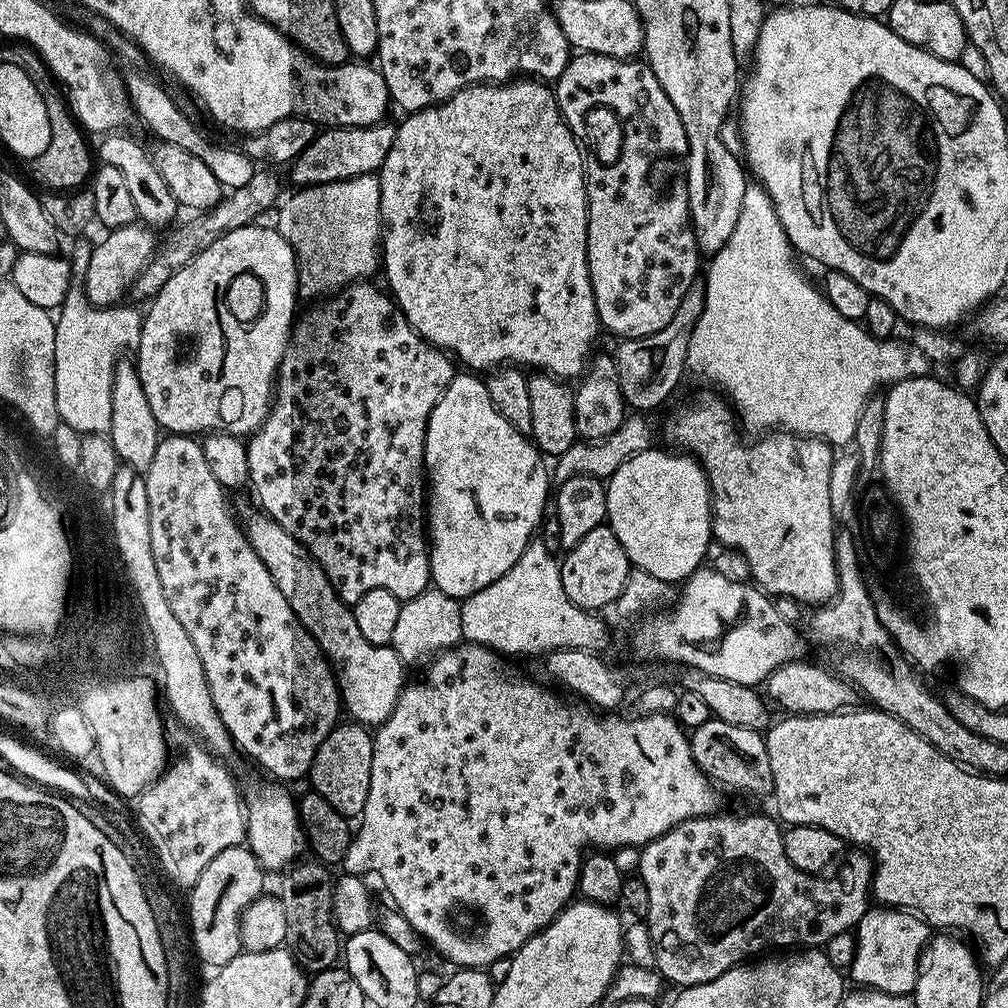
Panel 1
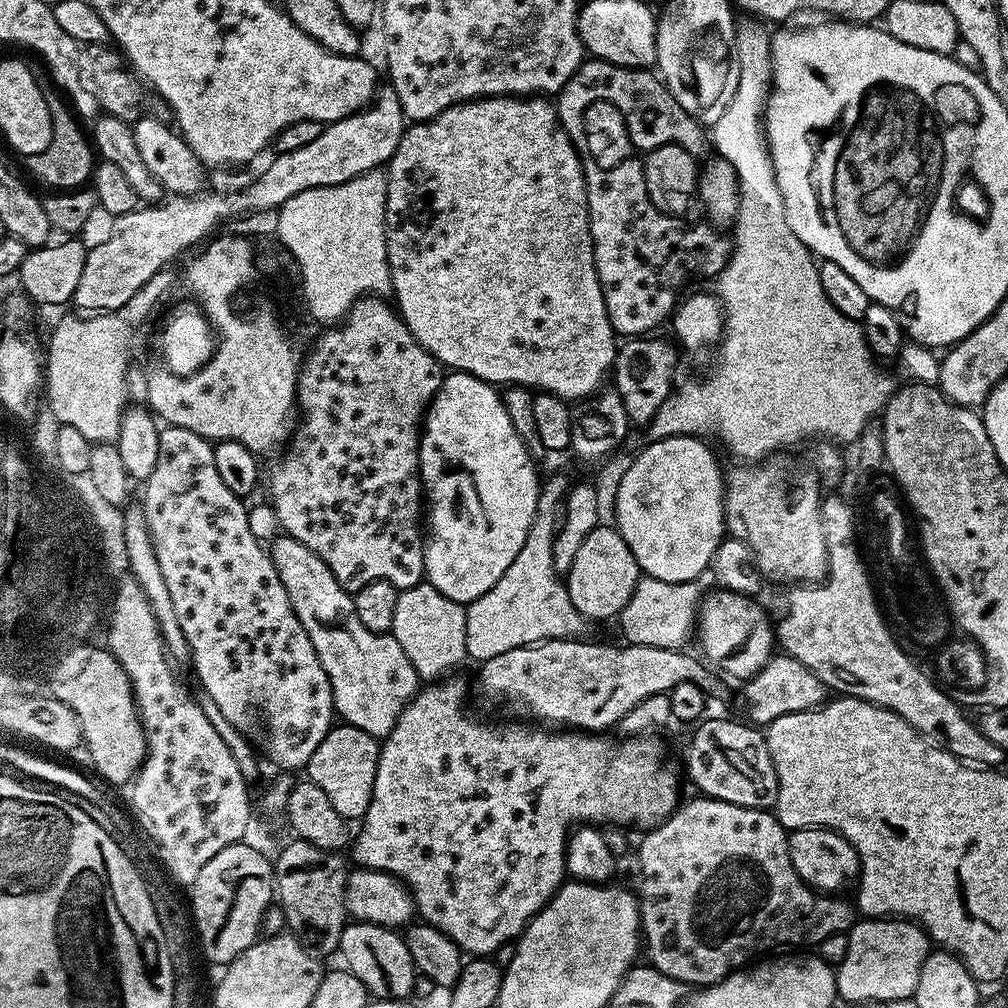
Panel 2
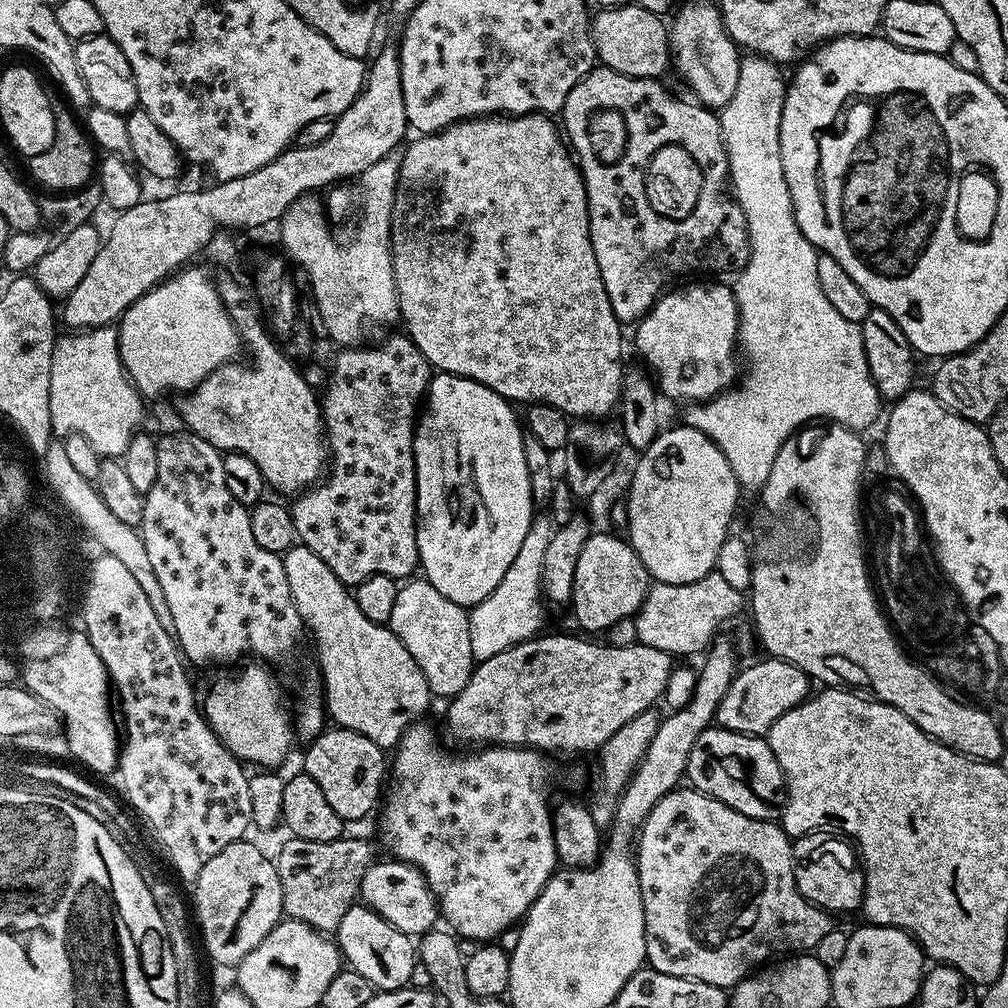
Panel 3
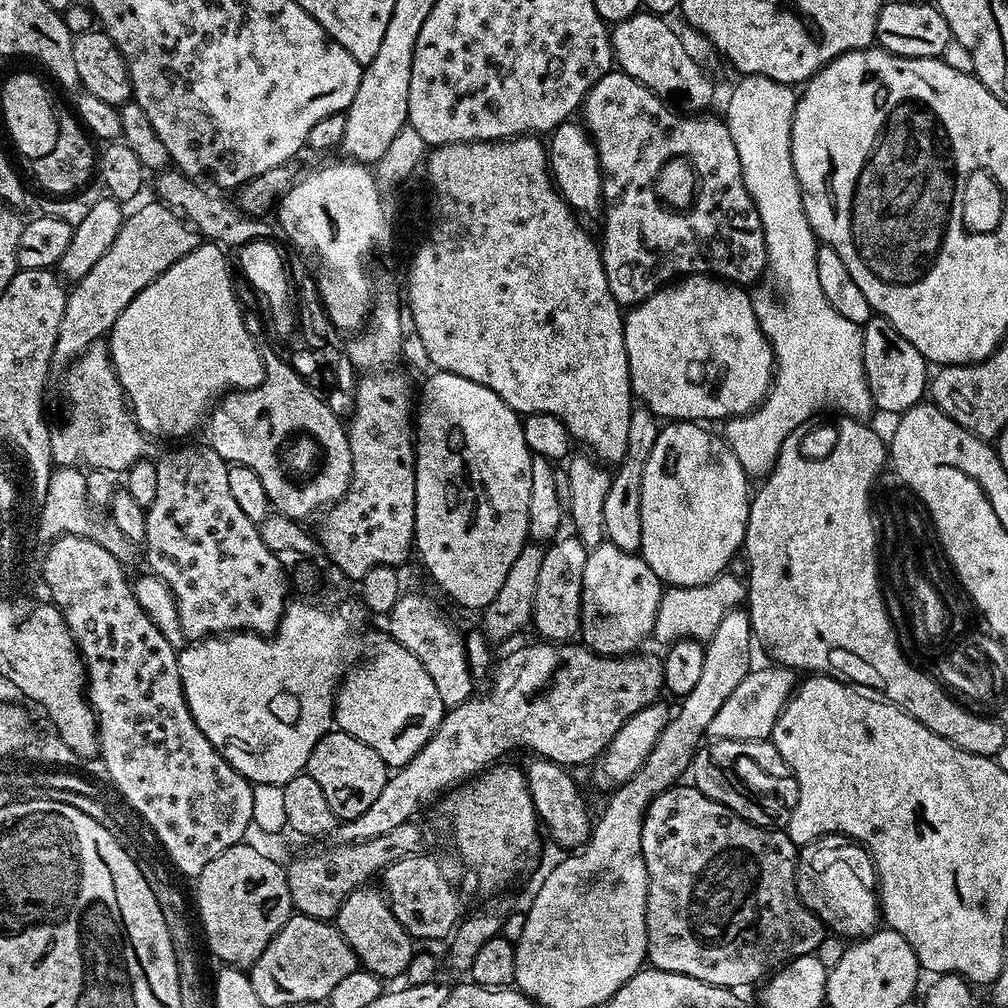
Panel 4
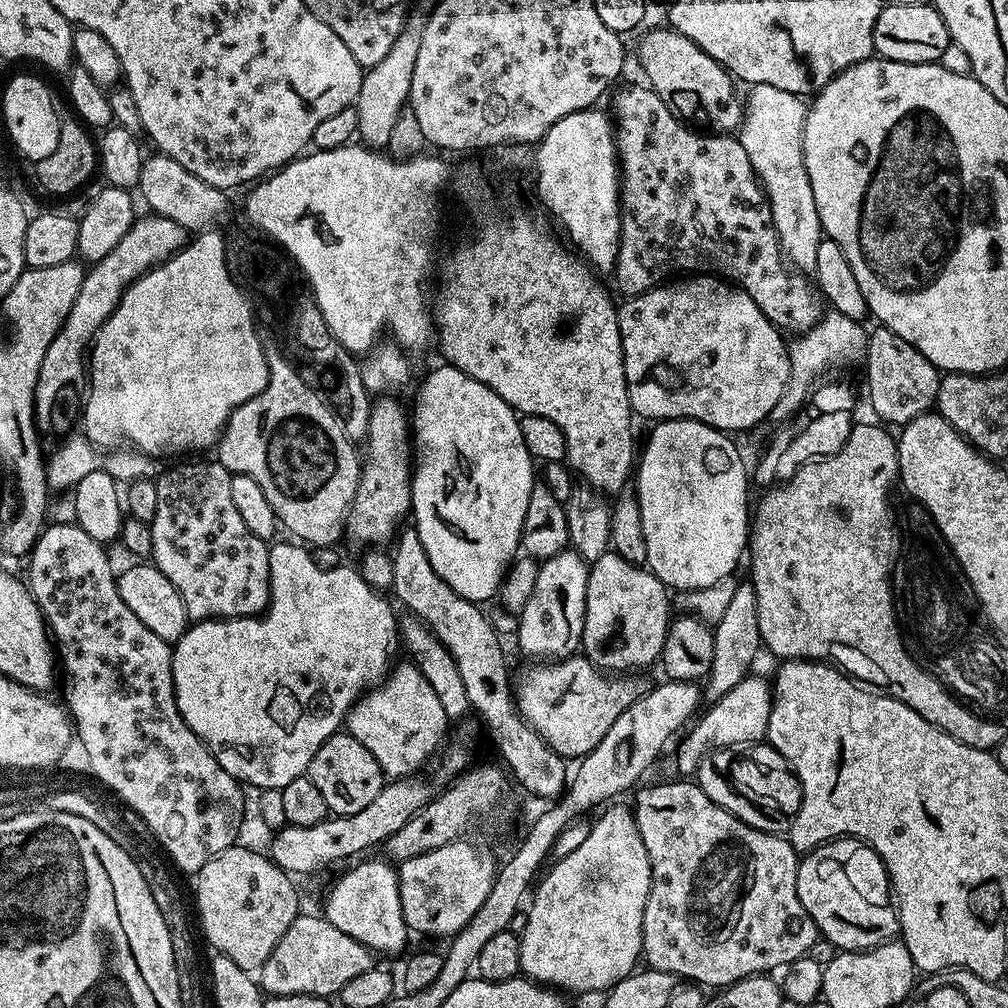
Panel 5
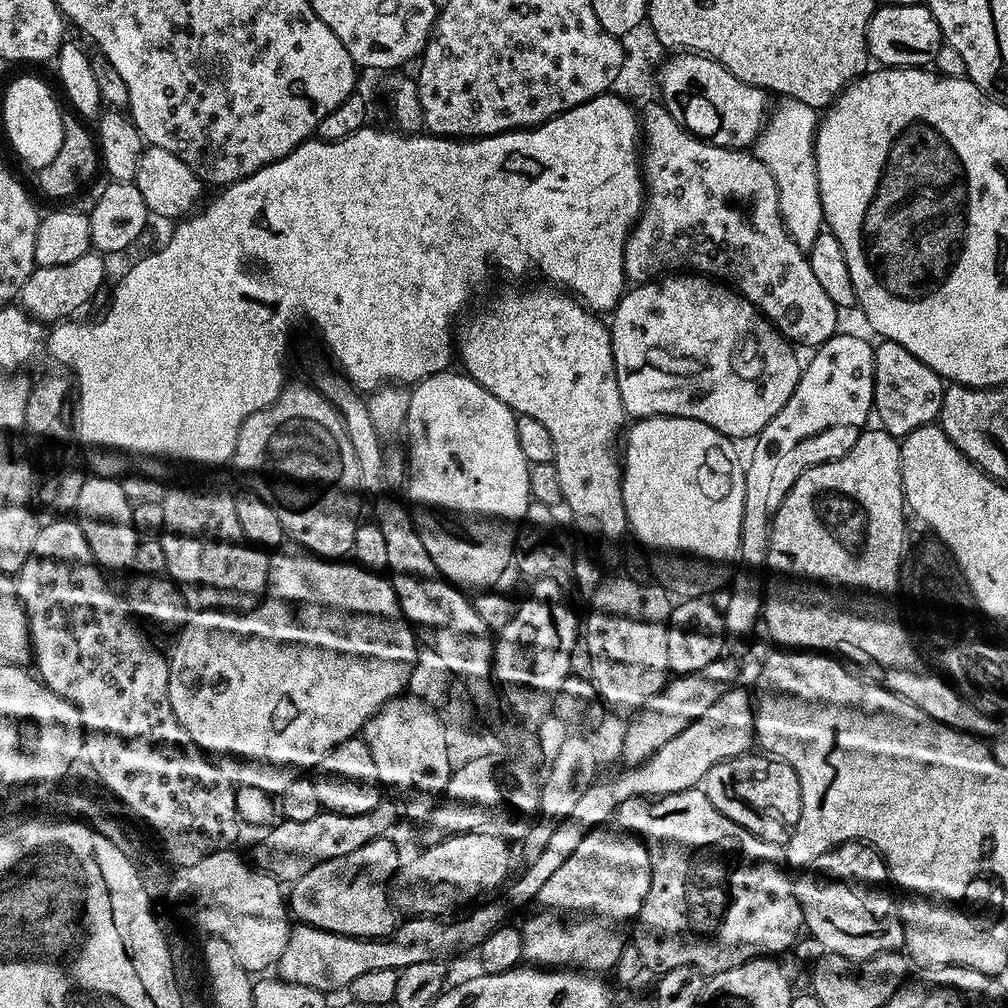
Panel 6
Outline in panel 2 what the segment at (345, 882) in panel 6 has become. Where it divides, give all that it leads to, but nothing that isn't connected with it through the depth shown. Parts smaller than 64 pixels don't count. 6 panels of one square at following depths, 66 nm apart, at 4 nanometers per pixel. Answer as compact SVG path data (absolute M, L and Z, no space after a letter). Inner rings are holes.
M345 923L338 952L339 955L344 955L343 963L347 971L362 978L366 990L373 997L381 1000L403 1000L413 995L418 971L399 931L383 928L381 924Z

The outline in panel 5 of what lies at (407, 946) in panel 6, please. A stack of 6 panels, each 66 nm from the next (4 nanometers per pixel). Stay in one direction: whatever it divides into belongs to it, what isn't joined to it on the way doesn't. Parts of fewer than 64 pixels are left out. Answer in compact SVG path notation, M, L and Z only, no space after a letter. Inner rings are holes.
M301 914L282 934L278 946L266 958L258 973L258 983L268 996L322 996L335 997L357 974L374 967L374 953L362 942L342 934L323 915Z

